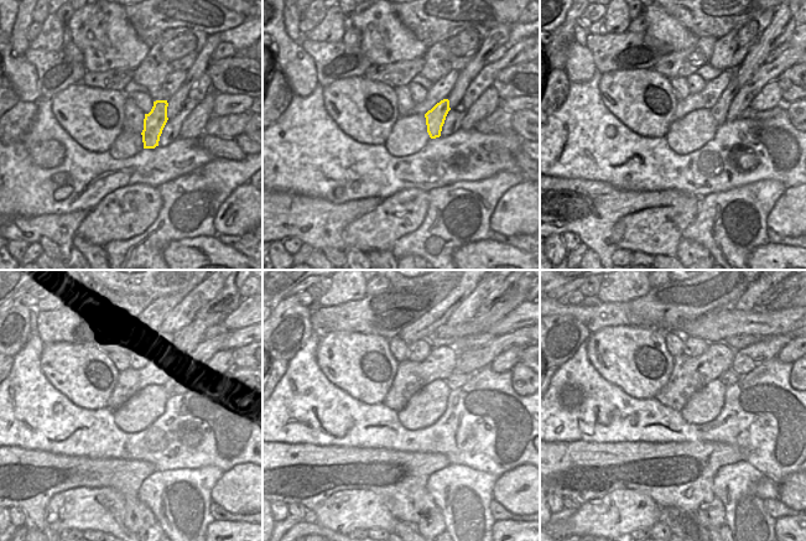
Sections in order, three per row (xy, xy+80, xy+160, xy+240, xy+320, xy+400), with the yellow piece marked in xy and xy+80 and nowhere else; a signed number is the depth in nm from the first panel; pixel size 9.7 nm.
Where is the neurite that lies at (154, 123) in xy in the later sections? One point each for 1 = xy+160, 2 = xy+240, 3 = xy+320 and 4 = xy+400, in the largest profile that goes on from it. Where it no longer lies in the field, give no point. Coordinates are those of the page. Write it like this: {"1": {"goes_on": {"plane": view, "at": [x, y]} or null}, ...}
{"1": {"goes_on": {"plane": "xy+160", "at": [719, 110]}}, "2": {"goes_on": {"plane": "xy+240", "at": [190, 339]}}, "3": {"goes_on": {"plane": "xy+320", "at": [500, 310]}}, "4": {"goes_on": {"plane": "xy+400", "at": [785, 301]}}}

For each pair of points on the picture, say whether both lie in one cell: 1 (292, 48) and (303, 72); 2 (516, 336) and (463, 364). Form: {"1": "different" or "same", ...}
{"1": "same", "2": "same"}

